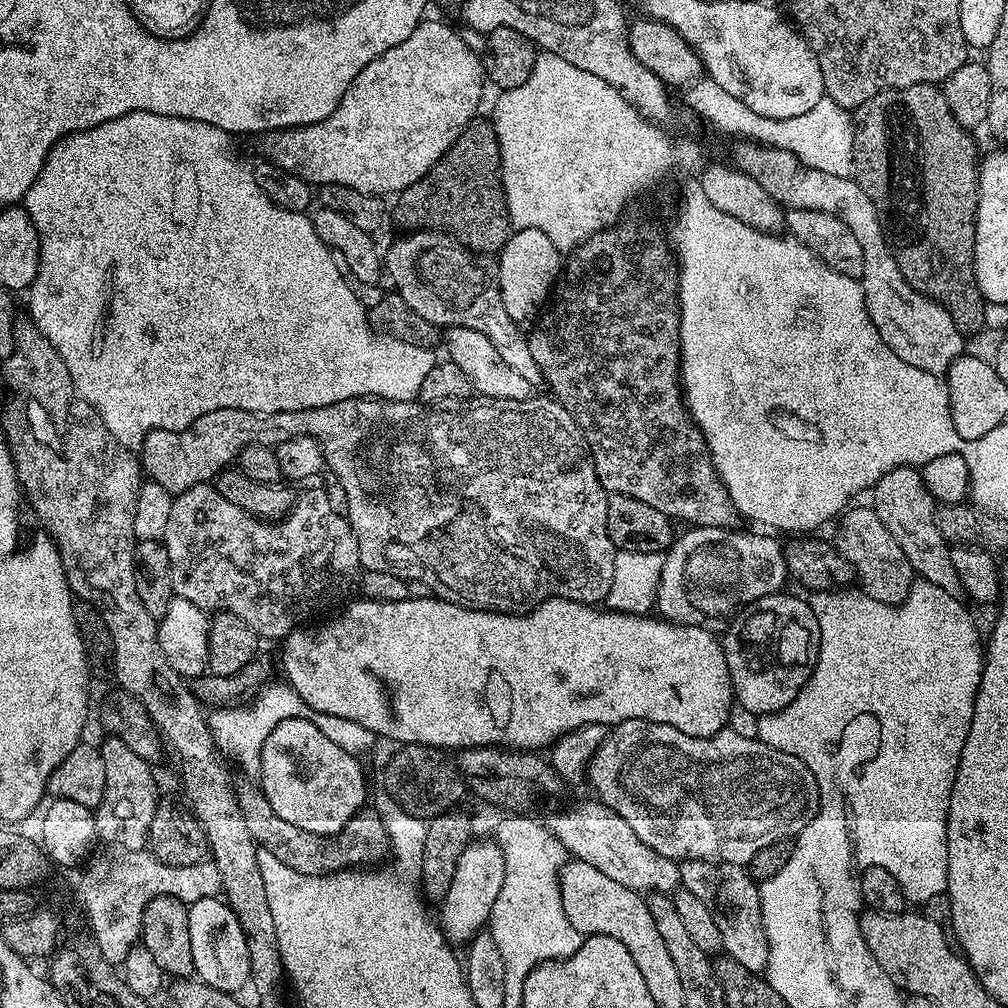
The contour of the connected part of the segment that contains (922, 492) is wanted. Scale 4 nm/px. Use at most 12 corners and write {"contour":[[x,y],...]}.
{"contour":[[916,468],[890,470],[871,507],[913,573],[946,594],[964,587]]}

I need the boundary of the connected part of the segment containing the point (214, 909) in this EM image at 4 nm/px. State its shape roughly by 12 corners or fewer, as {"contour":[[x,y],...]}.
{"contour":[[223,899],[188,905],[195,975],[249,983],[246,934]]}

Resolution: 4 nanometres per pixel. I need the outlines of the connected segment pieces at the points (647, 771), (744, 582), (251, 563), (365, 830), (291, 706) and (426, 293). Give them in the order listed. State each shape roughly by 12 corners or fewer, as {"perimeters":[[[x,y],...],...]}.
{"perimeters":[[[649,720],[592,755],[595,799],[677,862],[746,866],[820,787],[755,735]],[[689,527],[655,611],[715,629],[785,587],[783,543]],[[320,488],[275,522],[175,493],[172,590],[289,636],[361,571]],[[239,797],[257,845],[307,876],[376,866],[388,827],[368,806],[336,836],[278,818]],[[284,686],[206,716],[221,753],[259,773],[260,751],[278,722],[305,711]],[[440,230],[383,253],[394,292],[441,329],[490,338],[541,383],[498,264]]]}

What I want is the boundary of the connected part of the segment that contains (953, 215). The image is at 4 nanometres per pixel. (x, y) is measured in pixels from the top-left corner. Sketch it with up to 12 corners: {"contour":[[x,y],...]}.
{"contour":[[943,87],[854,112],[854,179],[902,270],[984,327],[982,152]]}

